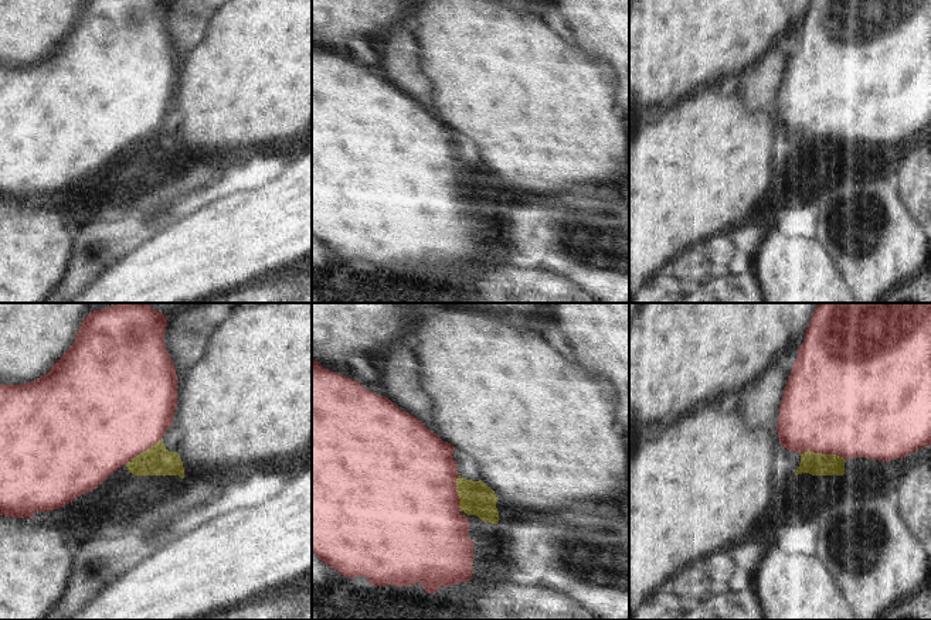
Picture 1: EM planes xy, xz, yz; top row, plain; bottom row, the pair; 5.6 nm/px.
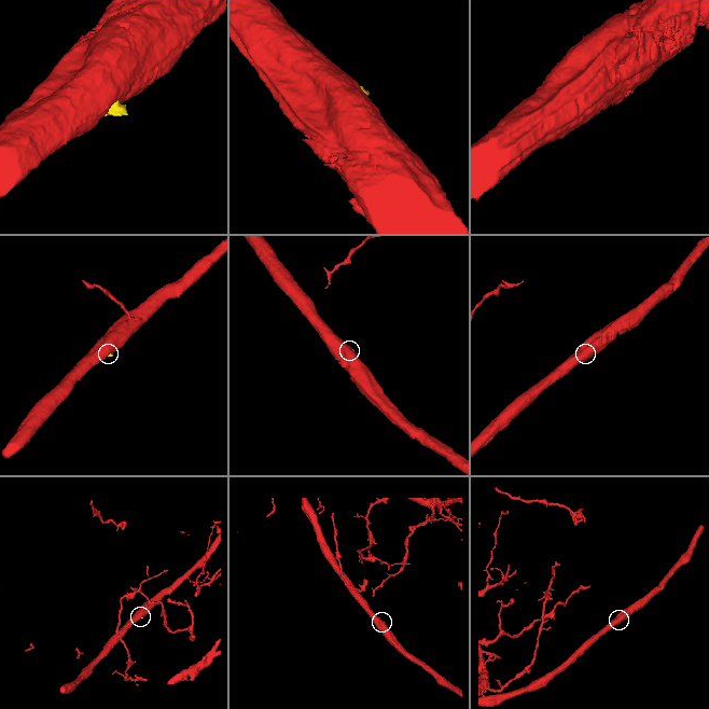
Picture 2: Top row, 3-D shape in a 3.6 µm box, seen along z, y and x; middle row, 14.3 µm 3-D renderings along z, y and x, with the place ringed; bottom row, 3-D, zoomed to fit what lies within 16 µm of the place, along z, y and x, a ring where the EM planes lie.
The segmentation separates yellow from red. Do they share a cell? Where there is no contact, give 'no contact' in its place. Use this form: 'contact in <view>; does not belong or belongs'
contact in yz; belongs

